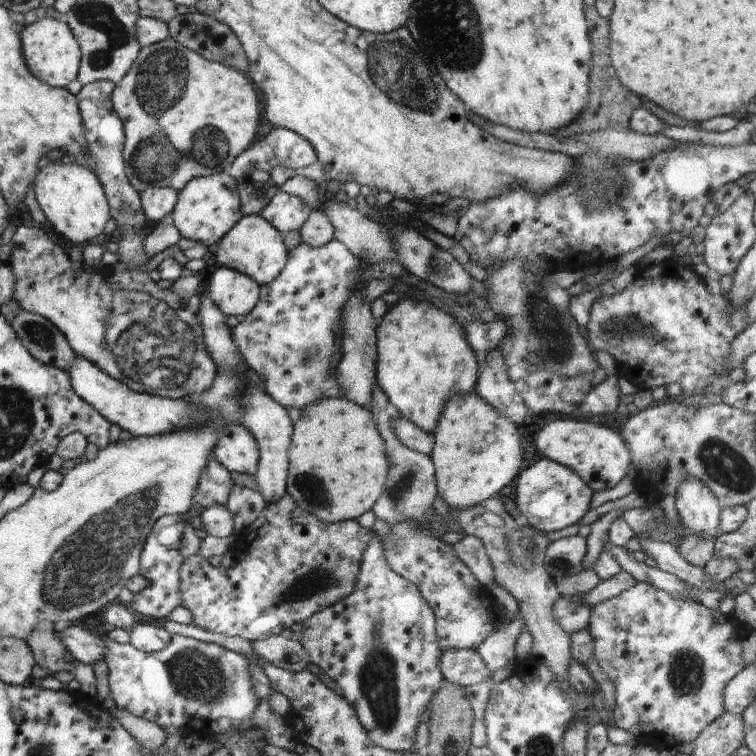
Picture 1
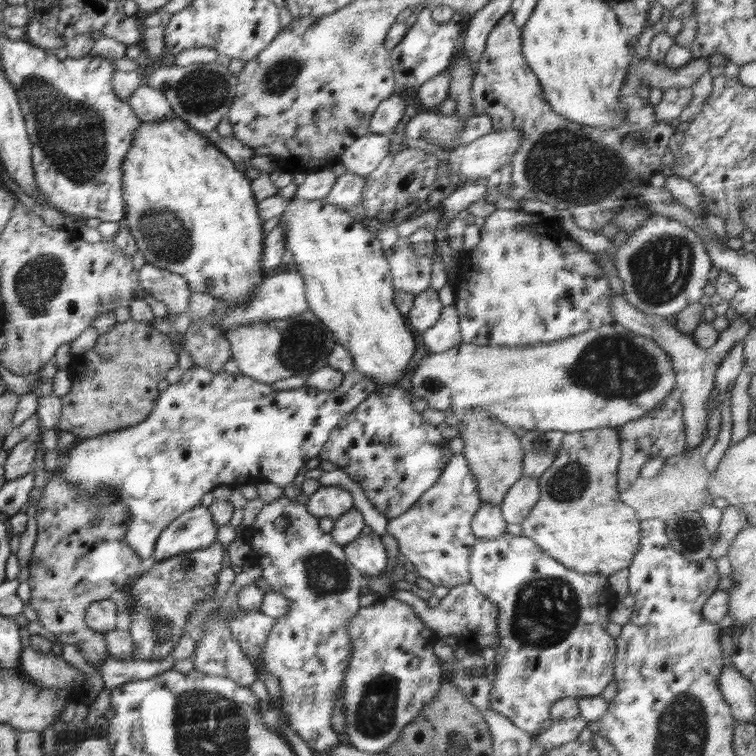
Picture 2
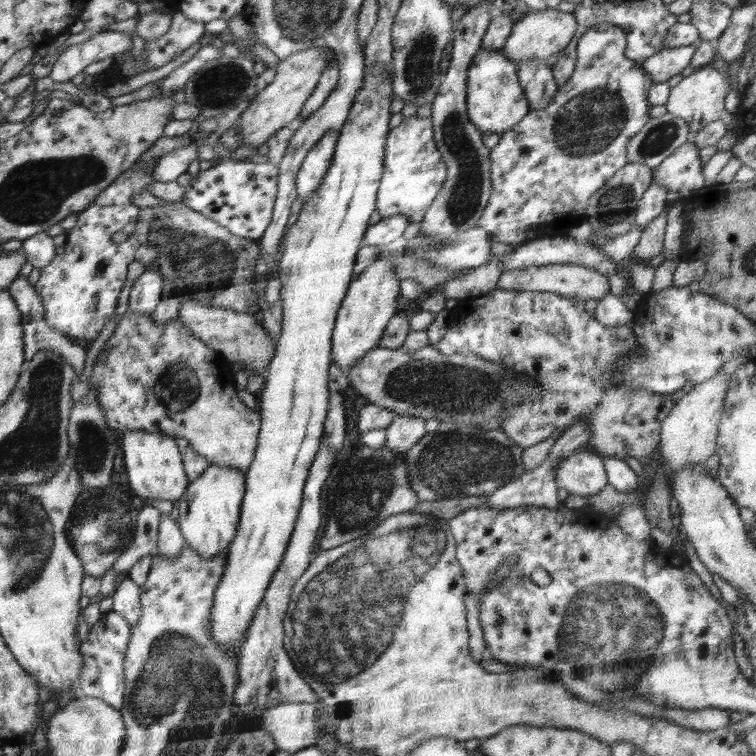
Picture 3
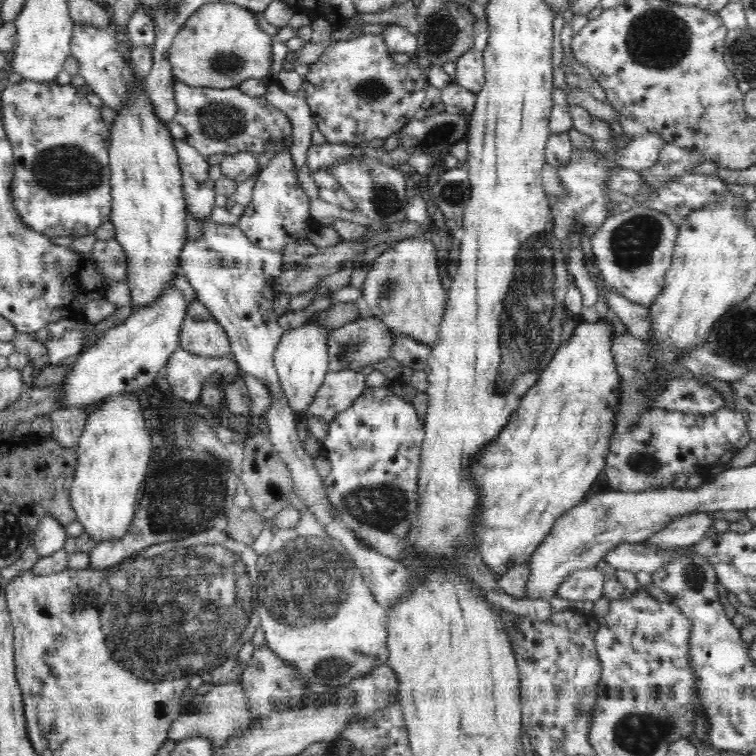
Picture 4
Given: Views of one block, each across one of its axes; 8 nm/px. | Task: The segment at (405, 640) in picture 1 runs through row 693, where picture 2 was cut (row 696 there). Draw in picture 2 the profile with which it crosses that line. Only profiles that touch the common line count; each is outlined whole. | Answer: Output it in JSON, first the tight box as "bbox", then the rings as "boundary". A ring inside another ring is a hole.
{"bbox":[342,596,447,753],"boundary":[[[388,596],[384,602],[360,607],[349,620],[348,638],[352,644],[350,660],[342,681],[342,702],[344,702],[344,732],[357,749],[371,753],[382,753],[394,744],[407,724],[410,724],[420,710],[438,694],[445,682],[447,671],[441,666],[440,659],[433,648],[439,639],[435,631],[426,628],[412,605]]]}

